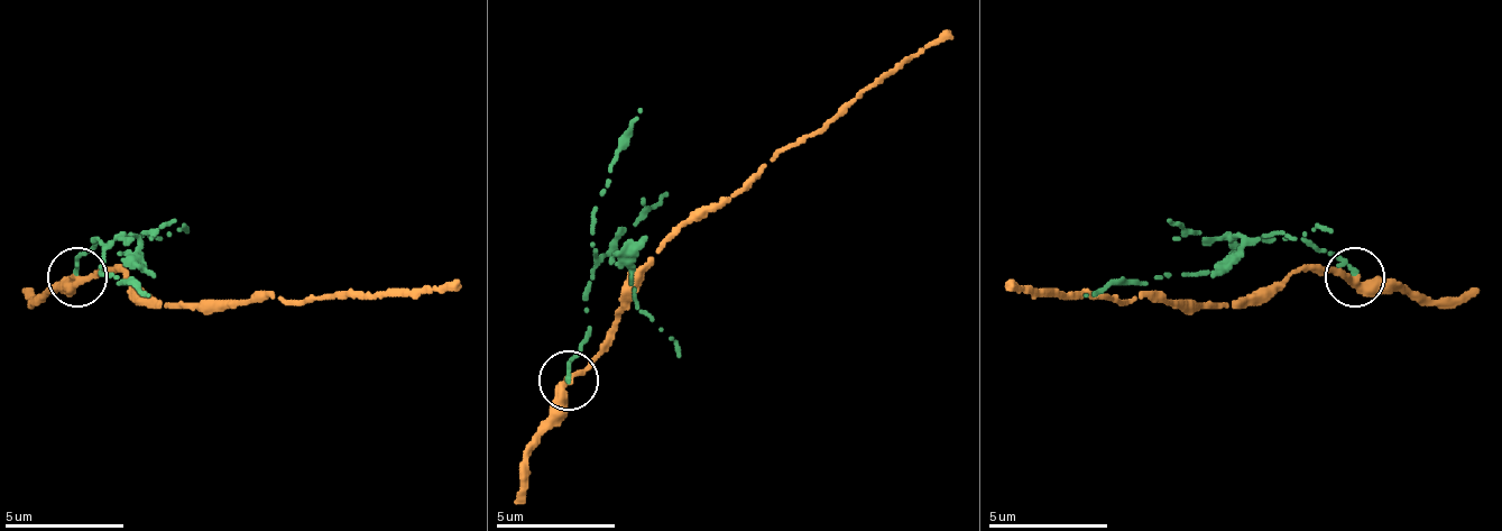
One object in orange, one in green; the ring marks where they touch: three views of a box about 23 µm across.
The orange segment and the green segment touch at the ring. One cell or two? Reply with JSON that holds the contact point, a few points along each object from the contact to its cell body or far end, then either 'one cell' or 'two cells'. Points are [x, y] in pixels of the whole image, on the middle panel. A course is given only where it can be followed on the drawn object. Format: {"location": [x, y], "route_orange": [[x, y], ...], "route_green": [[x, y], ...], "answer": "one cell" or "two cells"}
{"location": [569, 380], "route_orange": [[570, 382], [611, 322], [642, 268], [689, 220], [730, 202], [784, 149], [951, 29]], "route_green": [[570, 382], [588, 328], [588, 280], [593, 232], [617, 137], [642, 107]], "answer": "two cells"}

